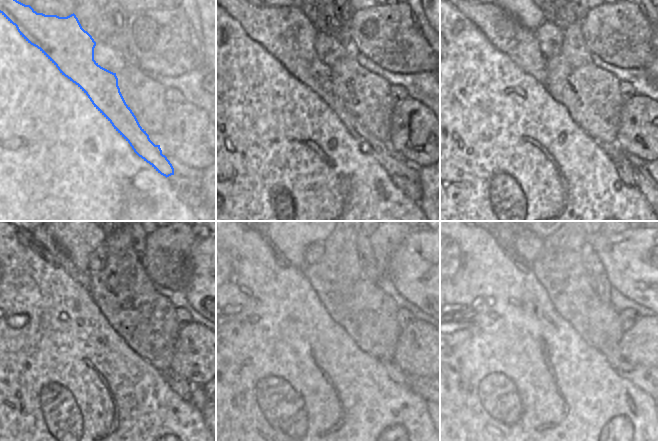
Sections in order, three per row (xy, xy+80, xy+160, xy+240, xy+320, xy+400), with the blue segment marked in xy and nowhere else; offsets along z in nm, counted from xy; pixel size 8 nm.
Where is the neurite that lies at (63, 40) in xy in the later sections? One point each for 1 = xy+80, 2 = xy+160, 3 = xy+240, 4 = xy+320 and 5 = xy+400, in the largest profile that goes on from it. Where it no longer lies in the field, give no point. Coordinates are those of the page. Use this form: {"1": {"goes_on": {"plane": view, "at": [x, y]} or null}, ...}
{"1": {"goes_on": {"plane": "xy+80", "at": [286, 33]}}, "2": {"goes_on": {"plane": "xy+160", "at": [504, 31]}}, "3": {"goes_on": {"plane": "xy+240", "at": [83, 277]}}, "4": {"goes_on": null}, "5": {"goes_on": null}}

